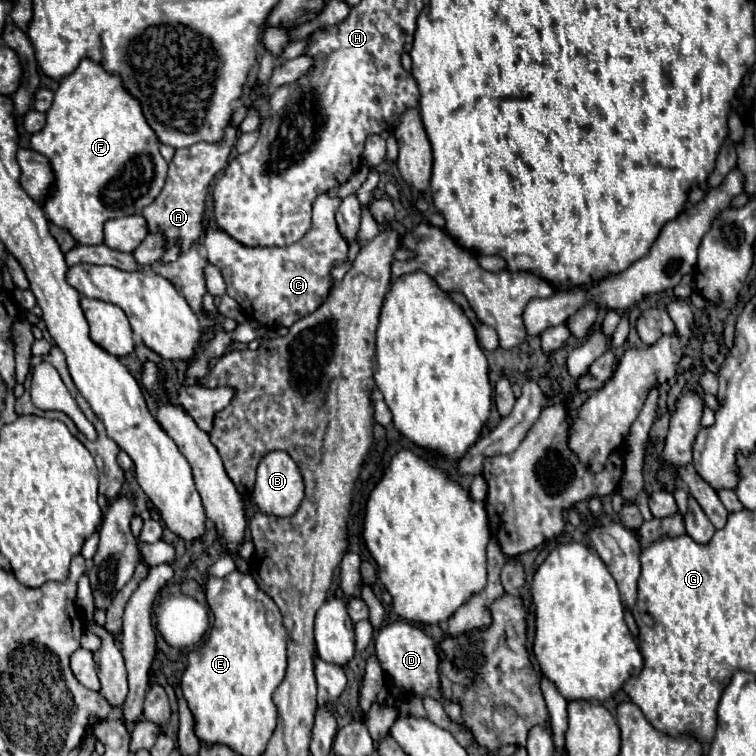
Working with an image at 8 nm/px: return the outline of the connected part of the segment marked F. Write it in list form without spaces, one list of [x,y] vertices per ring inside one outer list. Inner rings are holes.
[[[81,59],[77,69],[67,75],[59,89],[51,109],[47,111],[47,125],[31,135],[31,149],[43,153],[55,171],[55,185],[47,197],[45,215],[67,229],[81,245],[103,243],[103,223],[117,217],[137,215],[143,207],[155,201],[167,179],[167,161],[159,153],[159,139],[149,127],[141,103],[123,87],[123,81],[115,73],[107,73],[99,63]]]

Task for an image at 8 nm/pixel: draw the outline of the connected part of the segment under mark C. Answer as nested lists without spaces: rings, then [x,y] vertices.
[[[319,195],[313,203],[311,229],[289,247],[245,247],[219,229],[213,217],[207,219],[203,237],[207,259],[221,271],[227,295],[241,305],[247,319],[257,321],[267,329],[291,327],[327,299],[333,289],[331,269],[347,259],[347,241],[341,237],[335,223],[339,203],[339,199]]]

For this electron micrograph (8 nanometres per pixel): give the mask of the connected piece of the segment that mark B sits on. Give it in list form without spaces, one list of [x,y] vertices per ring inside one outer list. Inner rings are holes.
[[[287,451],[267,453],[257,467],[253,501],[263,513],[291,517],[303,501],[303,479]]]

